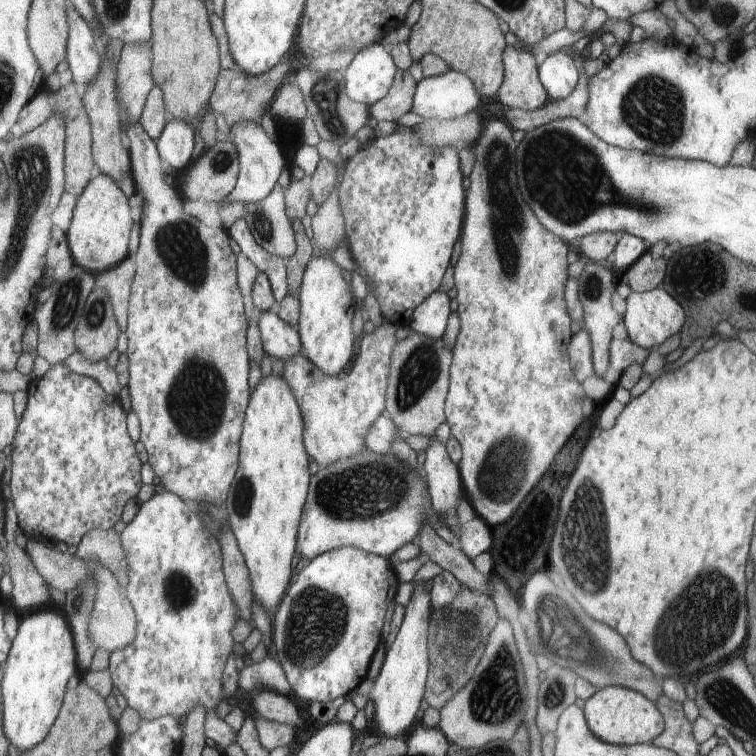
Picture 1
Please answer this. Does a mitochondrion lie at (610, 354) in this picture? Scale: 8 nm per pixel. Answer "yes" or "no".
no

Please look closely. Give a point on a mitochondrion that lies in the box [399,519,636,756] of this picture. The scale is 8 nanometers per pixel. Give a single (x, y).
(497, 699)

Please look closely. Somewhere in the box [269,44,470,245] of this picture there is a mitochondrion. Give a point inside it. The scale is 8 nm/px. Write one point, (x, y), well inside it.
(325, 93)

